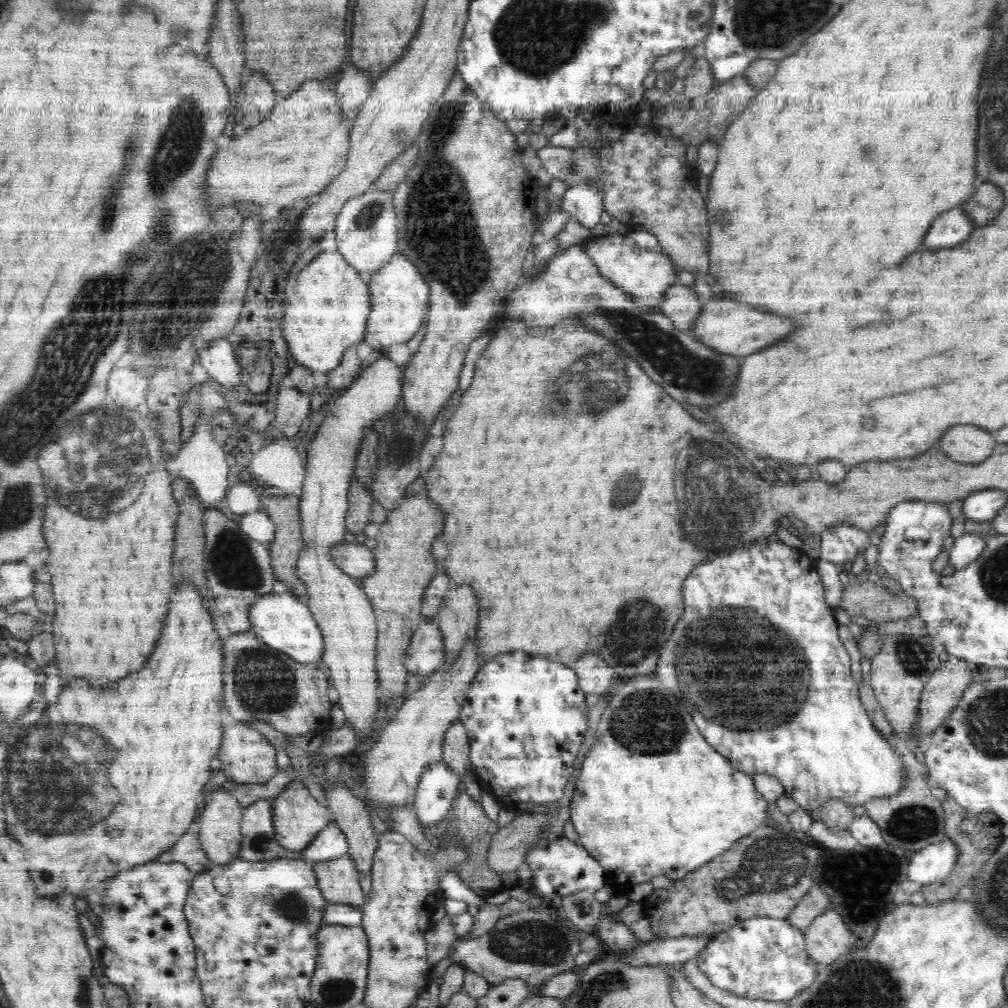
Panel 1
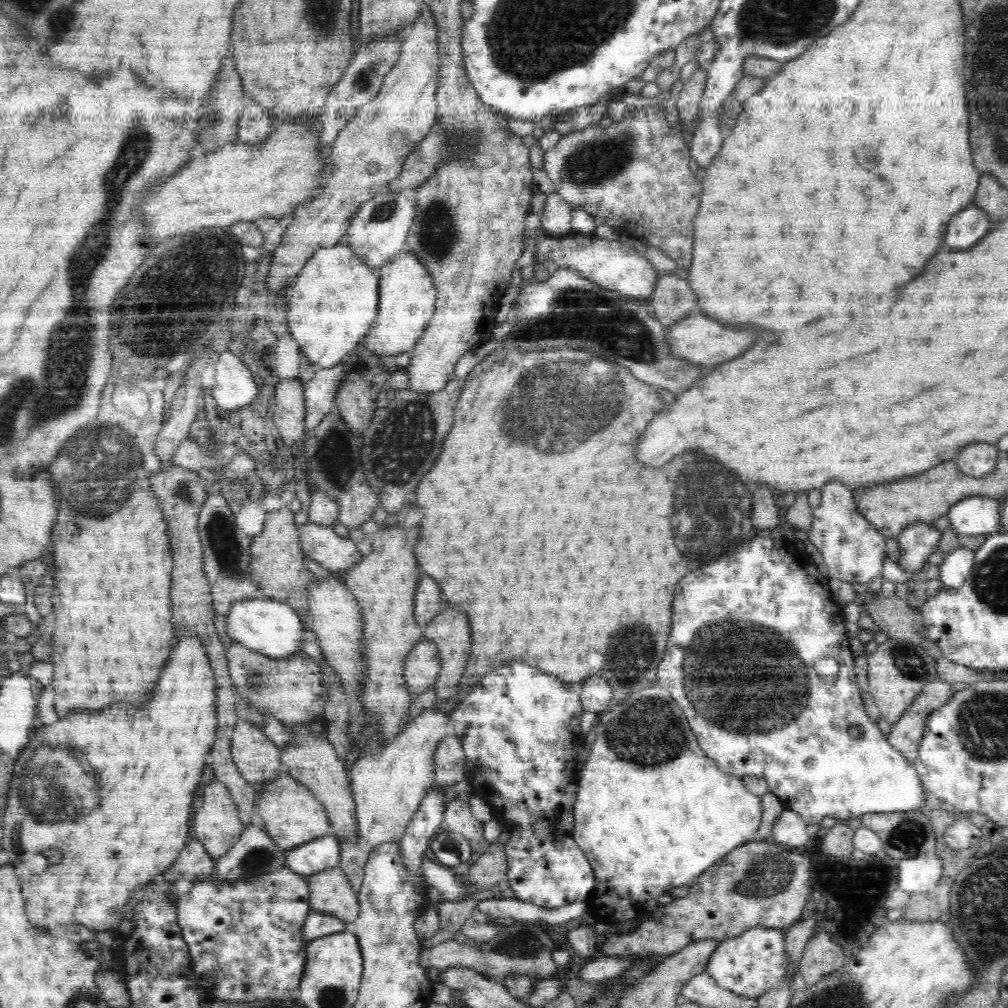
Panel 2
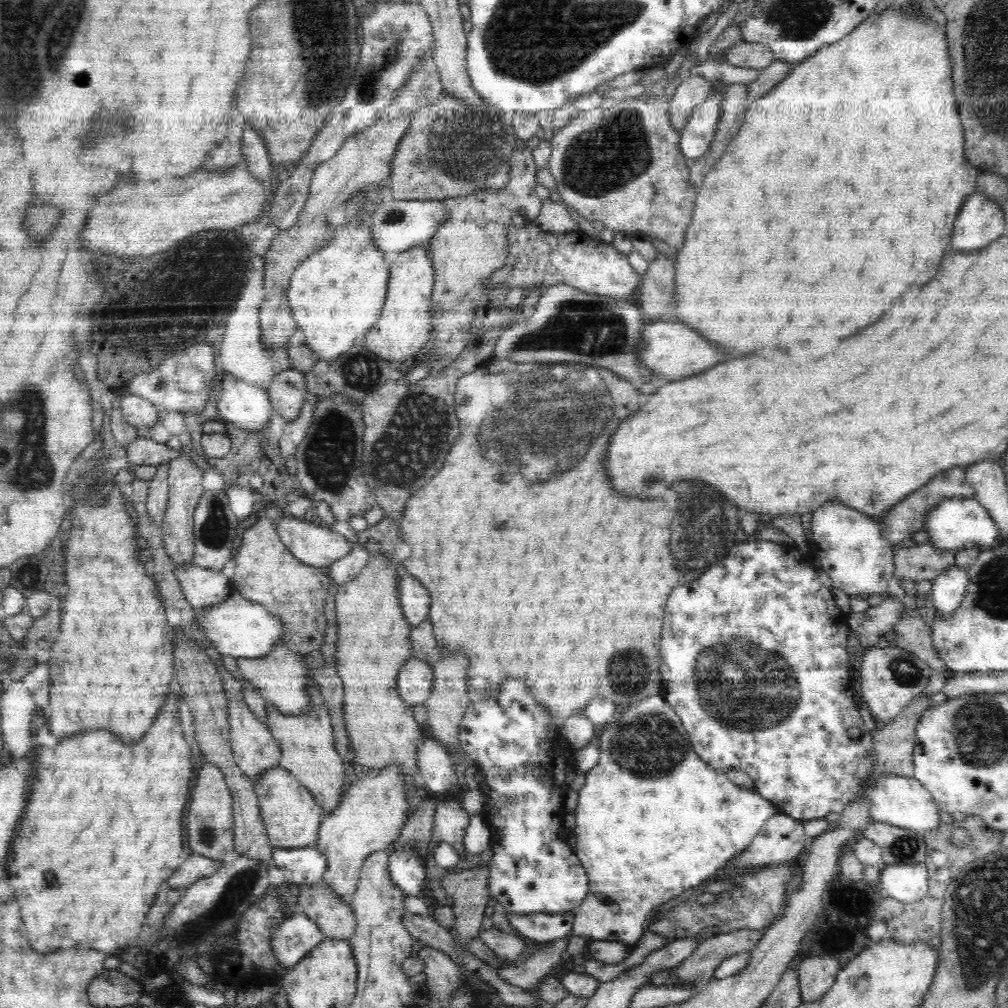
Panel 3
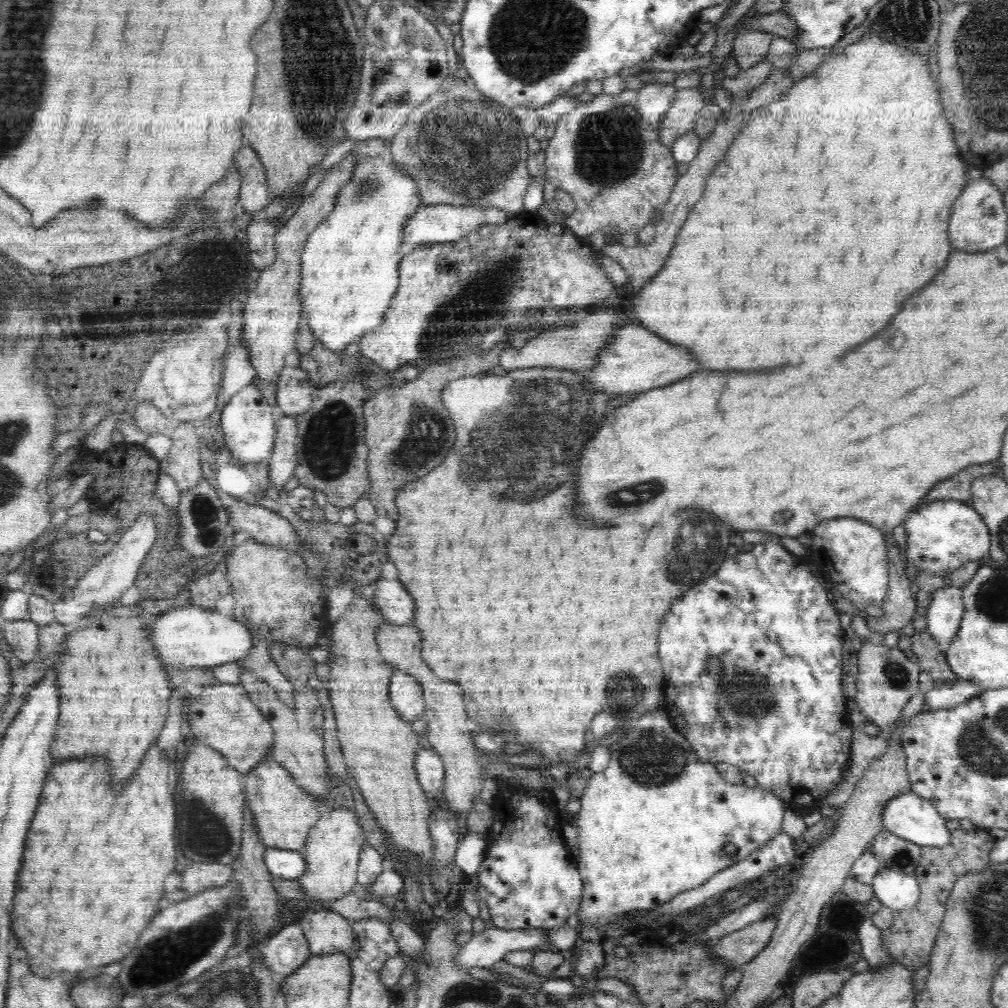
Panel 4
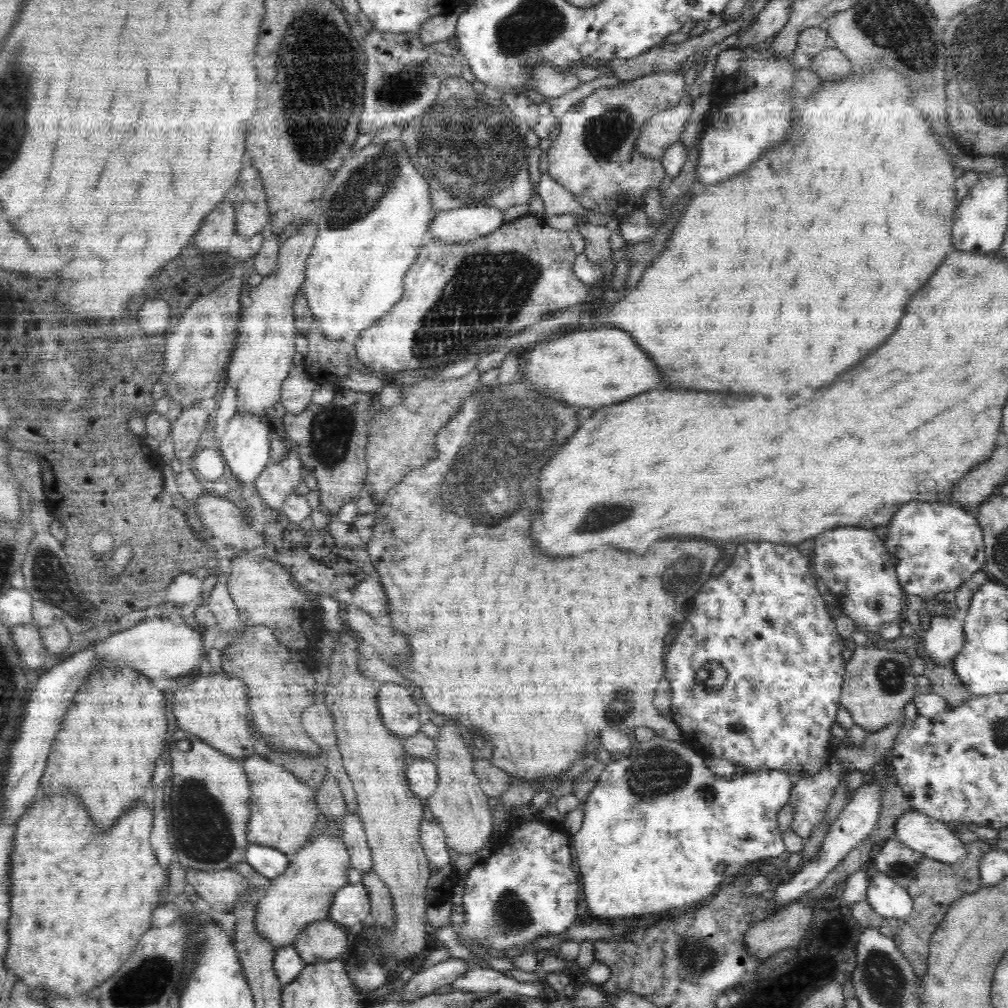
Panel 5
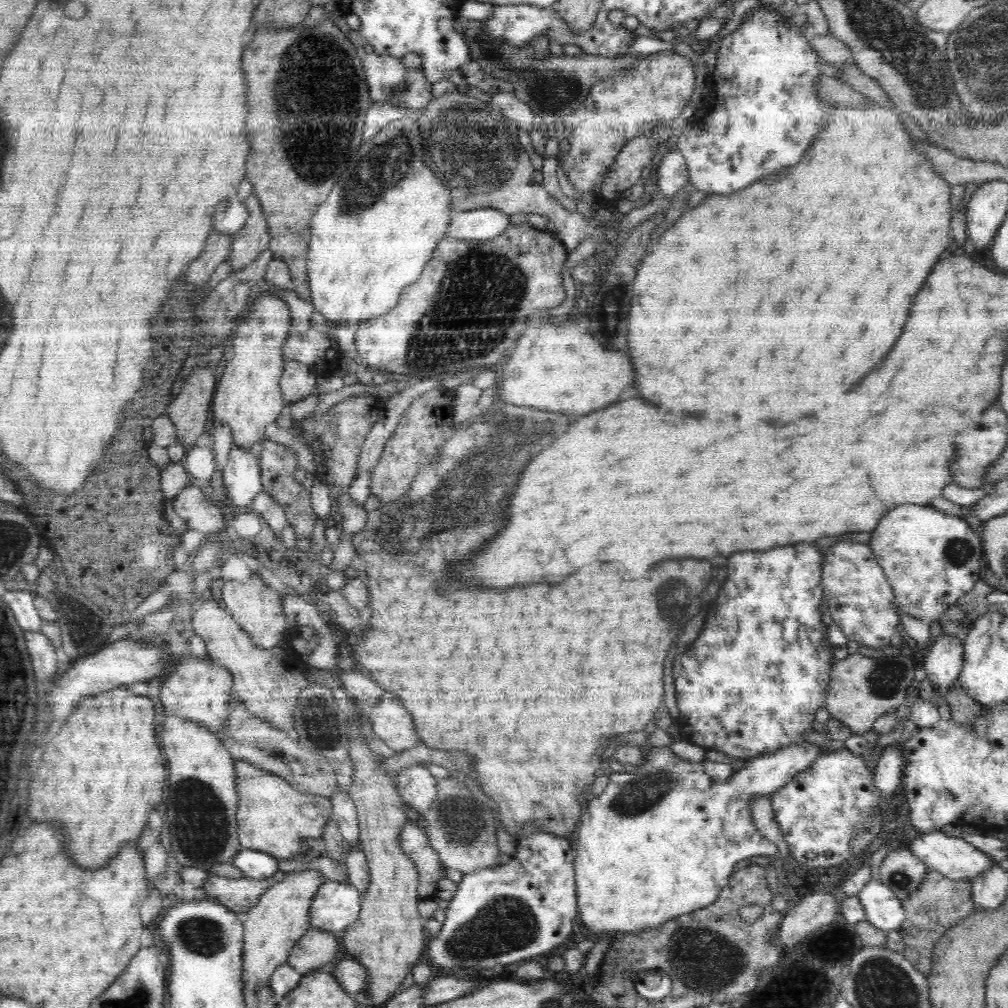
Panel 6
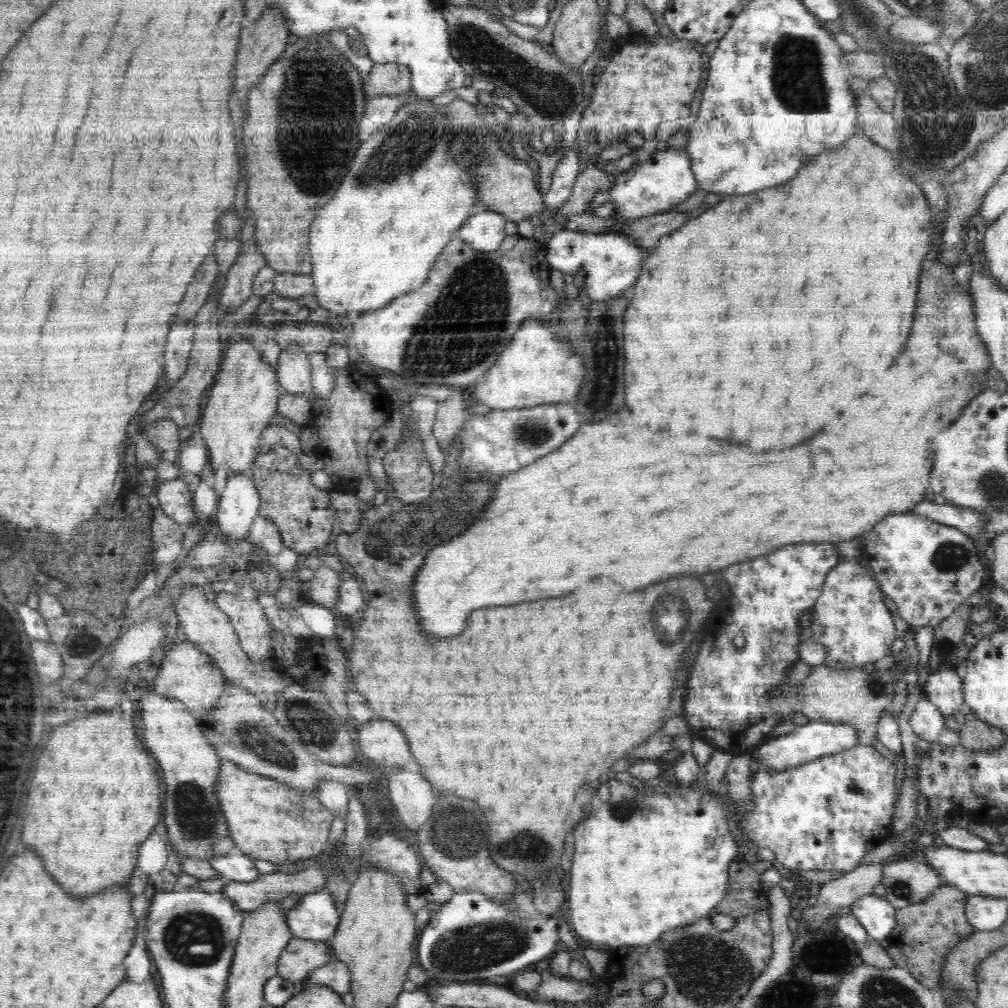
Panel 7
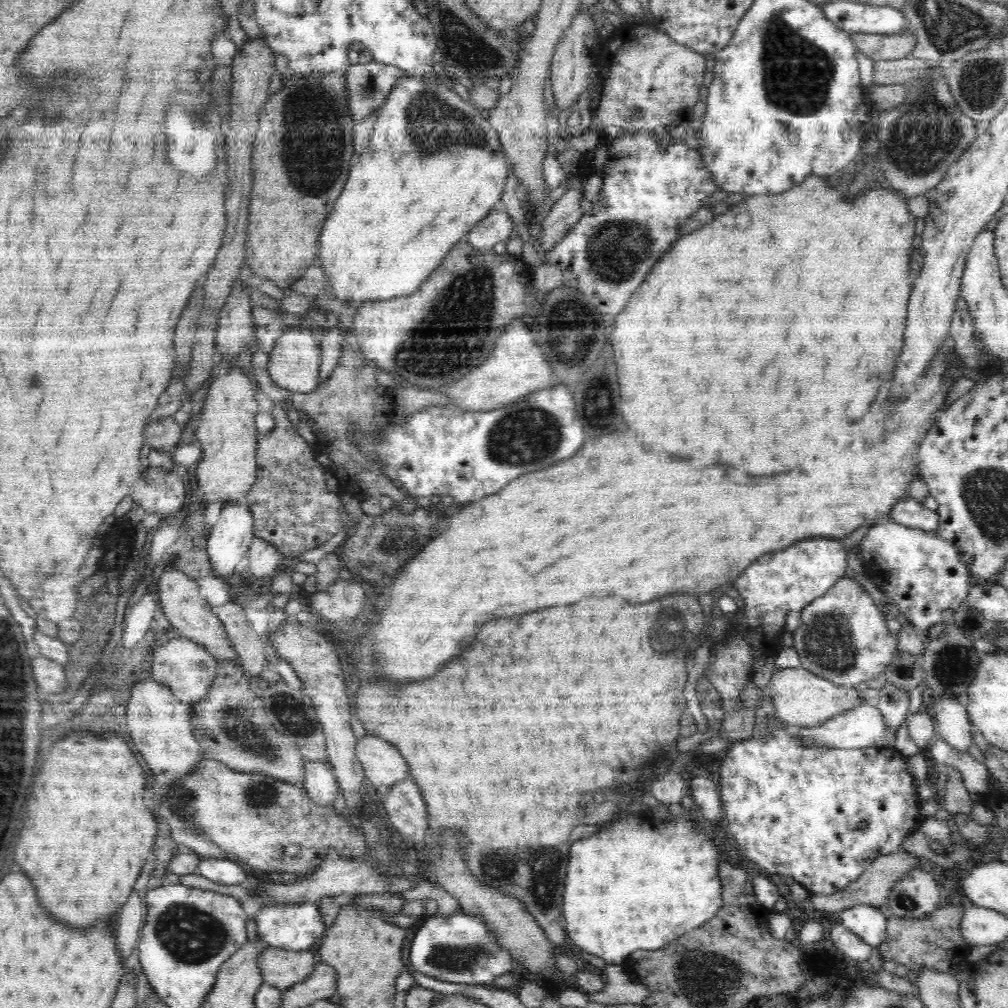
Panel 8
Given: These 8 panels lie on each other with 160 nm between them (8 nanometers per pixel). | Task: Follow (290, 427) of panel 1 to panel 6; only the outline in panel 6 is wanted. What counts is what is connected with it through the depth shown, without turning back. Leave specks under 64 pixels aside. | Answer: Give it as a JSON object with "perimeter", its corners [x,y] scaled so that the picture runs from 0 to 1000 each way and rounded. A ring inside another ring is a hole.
{"perimeter":[[[287,357],[283,359],[277,382],[281,397],[288,403],[290,399],[310,392],[314,384],[314,376],[305,361]]]}

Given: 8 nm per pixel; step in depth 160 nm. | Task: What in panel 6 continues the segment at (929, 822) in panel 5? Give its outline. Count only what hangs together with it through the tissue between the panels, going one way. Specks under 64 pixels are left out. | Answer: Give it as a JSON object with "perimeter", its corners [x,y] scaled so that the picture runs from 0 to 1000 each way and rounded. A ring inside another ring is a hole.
{"perimeter":[[[933,822],[925,825],[913,825],[907,833],[903,833],[903,841],[924,863],[929,863],[937,870],[948,874],[964,875],[966,871],[978,866],[980,861],[988,859],[989,856],[994,856],[988,855],[988,852],[984,852],[982,848],[970,843],[952,830],[940,829]]]}

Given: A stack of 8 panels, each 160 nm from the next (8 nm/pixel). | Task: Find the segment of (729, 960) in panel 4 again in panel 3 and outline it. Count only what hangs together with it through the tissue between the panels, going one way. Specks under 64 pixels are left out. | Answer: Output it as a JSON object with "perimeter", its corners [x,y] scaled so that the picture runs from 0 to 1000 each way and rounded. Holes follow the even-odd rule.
{"perimeter":[[[744,922],[708,927],[692,937],[692,940],[673,959],[669,959],[669,969],[686,975],[701,975],[708,971],[708,962],[720,948],[742,944],[756,930],[756,924]]]}

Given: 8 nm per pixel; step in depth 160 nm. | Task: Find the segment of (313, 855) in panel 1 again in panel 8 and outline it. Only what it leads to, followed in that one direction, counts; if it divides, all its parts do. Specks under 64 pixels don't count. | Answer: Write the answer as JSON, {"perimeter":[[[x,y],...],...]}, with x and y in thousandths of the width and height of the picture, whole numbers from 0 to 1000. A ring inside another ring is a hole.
{"perimeter":[[[200,851],[194,867],[219,877],[244,878],[244,863],[235,854],[228,852]]]}

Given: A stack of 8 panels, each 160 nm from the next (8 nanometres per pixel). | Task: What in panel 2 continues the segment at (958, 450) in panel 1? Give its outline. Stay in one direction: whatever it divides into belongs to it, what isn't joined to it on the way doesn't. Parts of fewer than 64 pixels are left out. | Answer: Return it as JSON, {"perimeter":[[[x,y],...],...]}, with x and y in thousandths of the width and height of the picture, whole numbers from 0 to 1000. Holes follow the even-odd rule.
{"perimeter":[[[964,438],[952,446],[946,454],[954,470],[964,474],[974,474],[986,468],[992,446],[986,440],[977,438]]]}

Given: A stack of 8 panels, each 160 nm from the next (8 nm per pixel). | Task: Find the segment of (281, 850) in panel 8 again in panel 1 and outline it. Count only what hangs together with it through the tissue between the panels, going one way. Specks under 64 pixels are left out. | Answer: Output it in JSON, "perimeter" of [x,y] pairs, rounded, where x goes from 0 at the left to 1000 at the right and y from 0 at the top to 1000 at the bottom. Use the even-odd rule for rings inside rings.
{"perimeter":[[[292,774],[272,792],[272,823],[274,833],[282,842],[291,844],[302,843],[319,825],[328,813],[323,808],[321,798],[314,796],[306,782],[296,774]]]}

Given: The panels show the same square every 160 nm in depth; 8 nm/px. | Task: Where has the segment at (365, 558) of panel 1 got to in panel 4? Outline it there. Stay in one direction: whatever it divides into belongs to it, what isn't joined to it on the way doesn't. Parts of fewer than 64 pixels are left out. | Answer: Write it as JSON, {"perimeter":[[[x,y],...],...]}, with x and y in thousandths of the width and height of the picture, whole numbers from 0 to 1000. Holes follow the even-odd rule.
{"perimeter":[[[232,499],[225,503],[226,522],[231,527],[244,528],[246,535],[272,543],[298,544],[298,533],[292,523],[276,509],[261,502]]]}

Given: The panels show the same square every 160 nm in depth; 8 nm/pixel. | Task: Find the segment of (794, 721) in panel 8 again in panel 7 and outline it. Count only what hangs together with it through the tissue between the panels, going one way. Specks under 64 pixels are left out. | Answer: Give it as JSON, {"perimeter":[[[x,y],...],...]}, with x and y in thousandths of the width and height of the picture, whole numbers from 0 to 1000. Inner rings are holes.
{"perimeter":[[[817,659],[809,660],[804,669],[793,679],[793,688],[795,688],[793,711],[796,715],[841,717],[849,721],[853,738],[867,741],[870,735],[870,718],[873,709],[887,692],[886,665],[887,662],[873,668],[864,663],[825,665]]]}

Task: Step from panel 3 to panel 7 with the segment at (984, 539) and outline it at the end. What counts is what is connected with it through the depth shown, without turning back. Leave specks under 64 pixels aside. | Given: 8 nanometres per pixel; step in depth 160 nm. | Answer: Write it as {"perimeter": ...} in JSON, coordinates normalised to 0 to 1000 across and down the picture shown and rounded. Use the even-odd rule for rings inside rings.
{"perimeter":[[[902,506],[881,511],[865,526],[857,529],[854,535],[856,546],[862,552],[861,561],[865,563],[876,589],[887,596],[894,613],[906,623],[931,621],[974,581],[978,569],[975,553],[964,534],[945,522],[925,518],[919,512]]]}

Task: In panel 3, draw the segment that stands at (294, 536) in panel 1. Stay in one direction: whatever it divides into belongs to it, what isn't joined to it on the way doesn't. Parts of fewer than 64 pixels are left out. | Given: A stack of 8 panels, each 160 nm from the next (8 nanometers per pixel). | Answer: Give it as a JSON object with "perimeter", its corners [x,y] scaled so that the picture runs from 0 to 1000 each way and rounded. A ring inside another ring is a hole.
{"perimeter":[[[259,508],[255,519],[239,526],[232,550],[234,562],[228,577],[240,593],[262,600],[266,607],[281,615],[281,626],[276,639],[290,647],[306,651],[310,645],[316,645],[321,637],[321,601],[325,601],[325,584],[329,577],[324,565],[299,559],[282,543],[274,528],[279,511],[282,510],[265,511]]]}

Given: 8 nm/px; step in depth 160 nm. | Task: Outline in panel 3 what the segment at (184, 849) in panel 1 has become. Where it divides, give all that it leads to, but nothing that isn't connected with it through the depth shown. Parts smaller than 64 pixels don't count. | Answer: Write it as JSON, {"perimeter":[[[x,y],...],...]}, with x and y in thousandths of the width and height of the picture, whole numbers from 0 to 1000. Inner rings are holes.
{"perimeter":[[[190,846],[183,852],[177,863],[165,875],[171,883],[184,882],[192,878],[196,873],[211,869],[218,863],[219,857],[219,854]]]}

